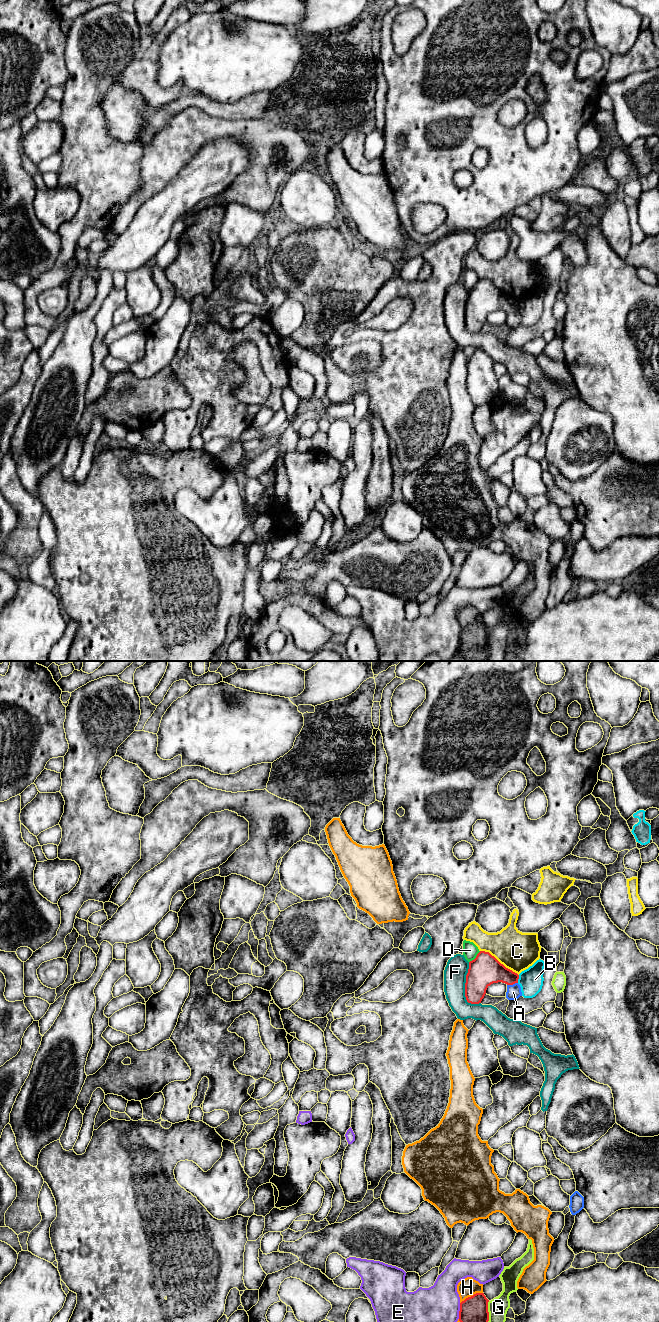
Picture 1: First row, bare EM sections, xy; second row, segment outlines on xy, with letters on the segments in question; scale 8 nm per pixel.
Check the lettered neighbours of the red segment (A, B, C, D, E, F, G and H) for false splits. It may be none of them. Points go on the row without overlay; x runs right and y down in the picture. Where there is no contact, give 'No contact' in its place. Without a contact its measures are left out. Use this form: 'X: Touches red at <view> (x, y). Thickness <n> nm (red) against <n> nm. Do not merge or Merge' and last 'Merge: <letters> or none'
A: Touches red at xy (512, 312). Thickness 240 nm (red) against 110 nm. Do not merge
B: Touches red at xy (518, 306). Thickness 220 nm (red) against 190 nm. Do not merge
C: Touches red at xy (498, 289). Thickness 240 nm (red) against 320 nm. Do not merge
D: Touches red at xy (476, 285). Thickness 240 nm (red) against 120 nm. Do not merge
E: Touches red at xy (459, 639). Thickness 240 nm (red) against 340 nm. Do not merge
F: Touches red at xy (465, 315). Thickness 240 nm (red) against 180 nm. Do not merge
G: Touches red at xy (488, 645). Thickness 240 nm (red) against 160 nm. Do not merge
H: Touches red at xy (471, 624). Thickness 240 nm (red) against 150 nm. Do not merge
Merge: none

